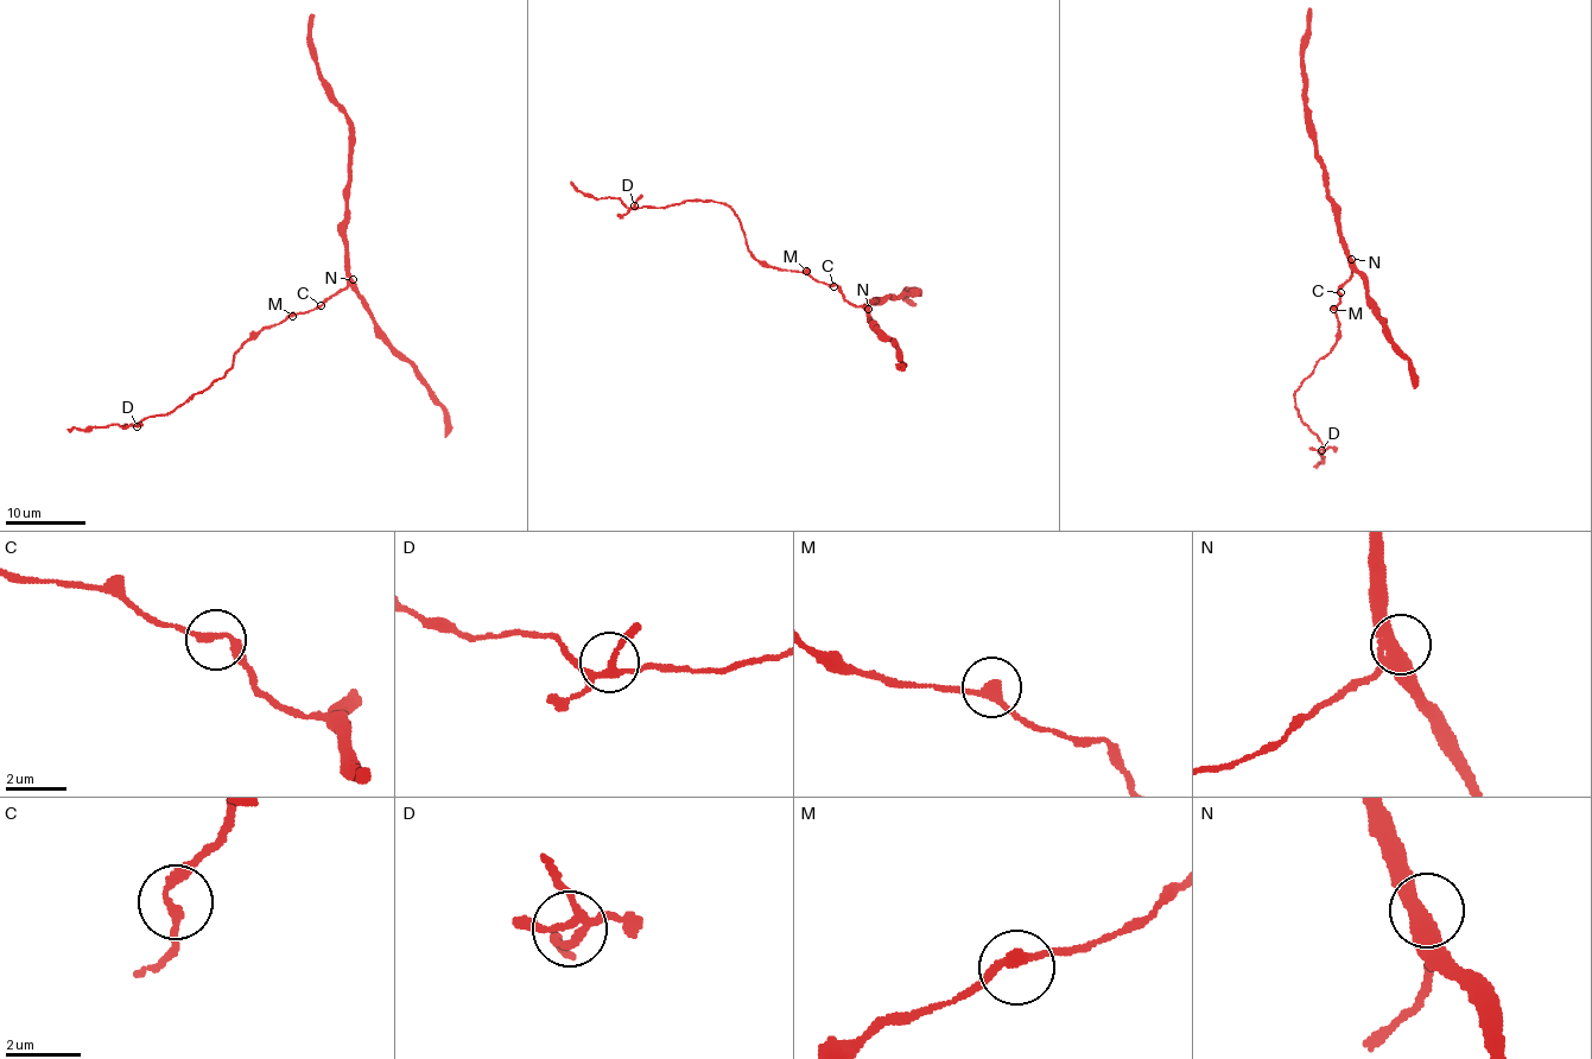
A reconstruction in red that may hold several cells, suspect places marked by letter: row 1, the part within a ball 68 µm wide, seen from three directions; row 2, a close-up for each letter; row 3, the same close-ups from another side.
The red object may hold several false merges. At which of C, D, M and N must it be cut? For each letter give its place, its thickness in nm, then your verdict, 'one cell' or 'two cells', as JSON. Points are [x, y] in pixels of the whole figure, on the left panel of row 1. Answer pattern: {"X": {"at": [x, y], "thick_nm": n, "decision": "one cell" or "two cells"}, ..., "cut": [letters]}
{"C": {"at": [321, 305], "thick_nm": 190, "decision": "one cell"}, "D": {"at": [137, 426], "thick_nm": 190, "decision": "one cell"}, "M": {"at": [292, 316], "thick_nm": 280, "decision": "one cell"}, "N": {"at": [353, 279], "thick_nm": 400, "decision": "one cell"}, "cut": []}

